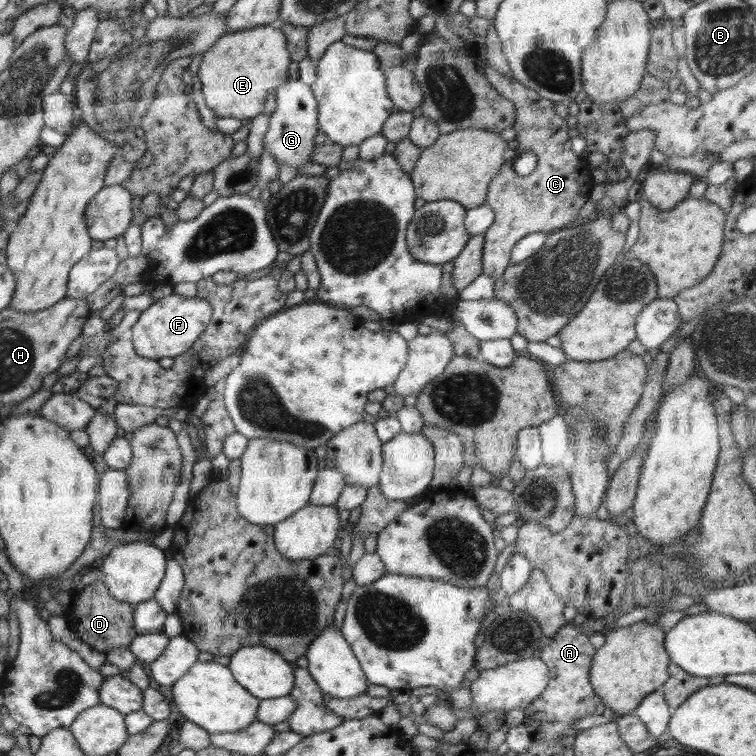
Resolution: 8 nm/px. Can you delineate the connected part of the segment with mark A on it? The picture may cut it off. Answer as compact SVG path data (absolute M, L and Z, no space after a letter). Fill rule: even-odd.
M568 623L564 625L556 634L551 637L550 643L540 652L541 661L548 667L549 682L547 687L524 709L524 720L522 725L533 739L548 742L548 744L562 744L562 746L572 747L574 745L577 731L574 729L574 721L594 716L602 715L605 704L597 696L589 681L589 670L595 655L595 648L590 644L588 637L578 631L576 625Z

